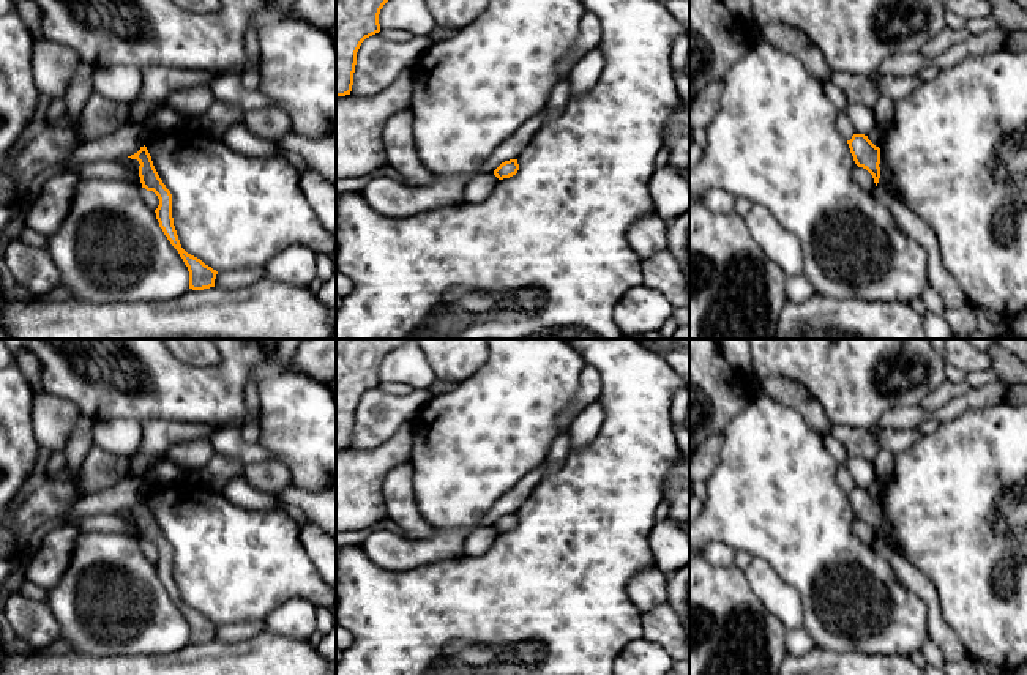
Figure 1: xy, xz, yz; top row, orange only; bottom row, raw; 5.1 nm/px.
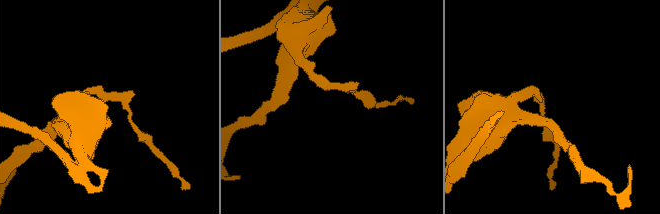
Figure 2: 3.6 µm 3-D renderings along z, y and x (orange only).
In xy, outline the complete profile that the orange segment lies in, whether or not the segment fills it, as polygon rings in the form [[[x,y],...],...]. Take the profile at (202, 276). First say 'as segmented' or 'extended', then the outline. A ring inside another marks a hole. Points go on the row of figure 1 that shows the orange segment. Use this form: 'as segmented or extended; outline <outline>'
extended; outline [[[140,147],[137,153],[121,158],[118,162],[128,170],[123,181],[134,188],[153,191],[158,196],[159,205],[155,210],[156,219],[167,240],[178,251],[180,257],[188,267],[189,289],[204,290],[215,287],[218,271],[205,265],[200,259],[188,254],[180,244],[172,218],[172,194],[159,178],[147,147]]]

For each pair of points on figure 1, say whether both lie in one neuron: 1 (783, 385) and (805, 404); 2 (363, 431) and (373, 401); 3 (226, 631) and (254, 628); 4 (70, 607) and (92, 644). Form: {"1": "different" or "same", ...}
{"1": "same", "2": "same", "3": "same", "4": "same"}

